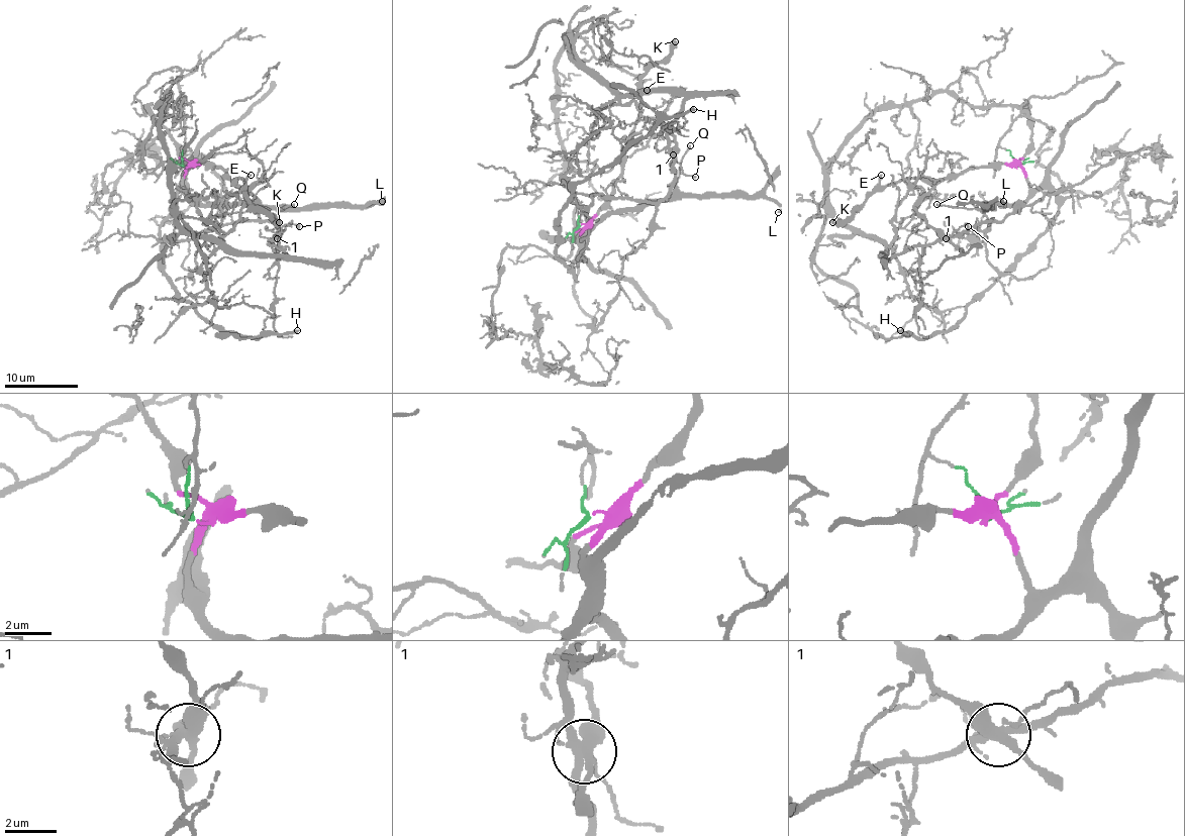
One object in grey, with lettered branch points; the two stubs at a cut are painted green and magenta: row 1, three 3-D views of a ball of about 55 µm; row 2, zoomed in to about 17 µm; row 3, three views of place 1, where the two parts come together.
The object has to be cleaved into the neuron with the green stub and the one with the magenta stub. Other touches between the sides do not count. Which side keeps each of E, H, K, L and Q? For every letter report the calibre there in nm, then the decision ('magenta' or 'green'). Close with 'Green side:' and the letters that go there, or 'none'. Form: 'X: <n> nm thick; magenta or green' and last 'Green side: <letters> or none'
E: 200 nm thick; magenta
H: 280 nm thick; magenta
K: 550 nm thick; magenta
L: 120 nm thick; magenta
Q: 140 nm thick; magenta
Green side: none

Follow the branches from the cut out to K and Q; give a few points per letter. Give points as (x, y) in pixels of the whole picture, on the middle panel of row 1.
K: (581, 225), (597, 212), (621, 172), (621, 158), (639, 112), (639, 79), (670, 51), (676, 40)
Q: (581, 225), (579, 238), (584, 238), (611, 214), (663, 201), (674, 191), (690, 144)

